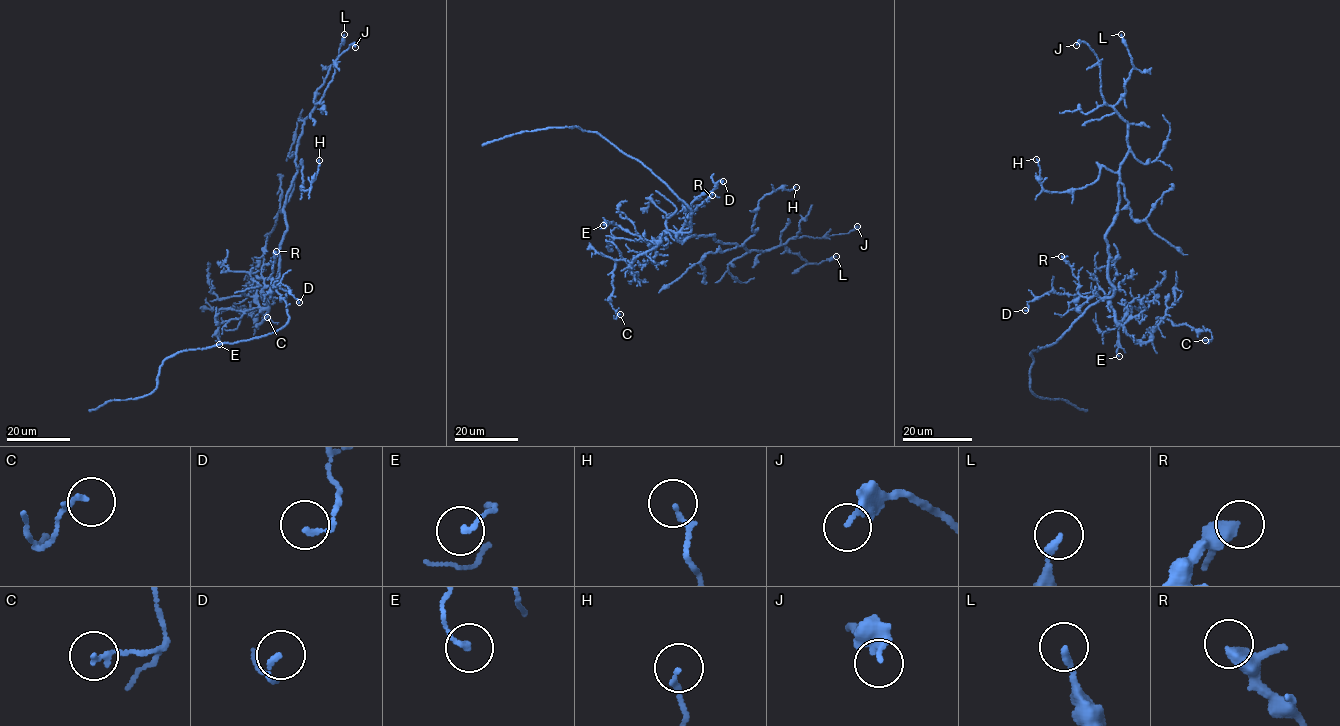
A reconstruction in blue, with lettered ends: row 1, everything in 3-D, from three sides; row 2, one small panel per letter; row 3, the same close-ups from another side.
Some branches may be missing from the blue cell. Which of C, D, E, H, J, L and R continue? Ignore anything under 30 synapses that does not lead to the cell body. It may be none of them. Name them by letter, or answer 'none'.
none

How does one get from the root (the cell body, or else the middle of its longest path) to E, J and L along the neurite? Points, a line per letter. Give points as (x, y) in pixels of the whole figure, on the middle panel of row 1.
E: (684, 233), (667, 231), (659, 240), (649, 243), (622, 230), (613, 221), (603, 225)
J: (684, 233), (678, 240), (715, 234), (716, 241), (763, 251), (803, 236), (847, 233), (857, 226)
L: (684, 233), (678, 240), (715, 234), (716, 241), (749, 251), (786, 243), (808, 263), (836, 256)

